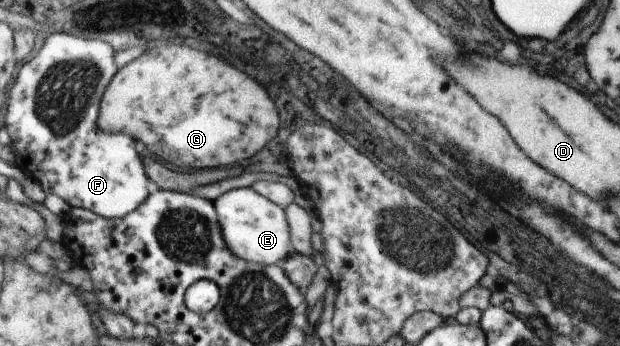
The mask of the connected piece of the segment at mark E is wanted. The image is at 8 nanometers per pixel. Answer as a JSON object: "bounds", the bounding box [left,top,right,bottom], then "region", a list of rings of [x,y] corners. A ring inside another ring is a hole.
{"bounds":[214,187,291,265],"region":[[[252,187],[233,189],[214,201],[223,240],[244,261],[260,265],[278,265],[290,258],[291,226],[282,207],[264,198]]]}

